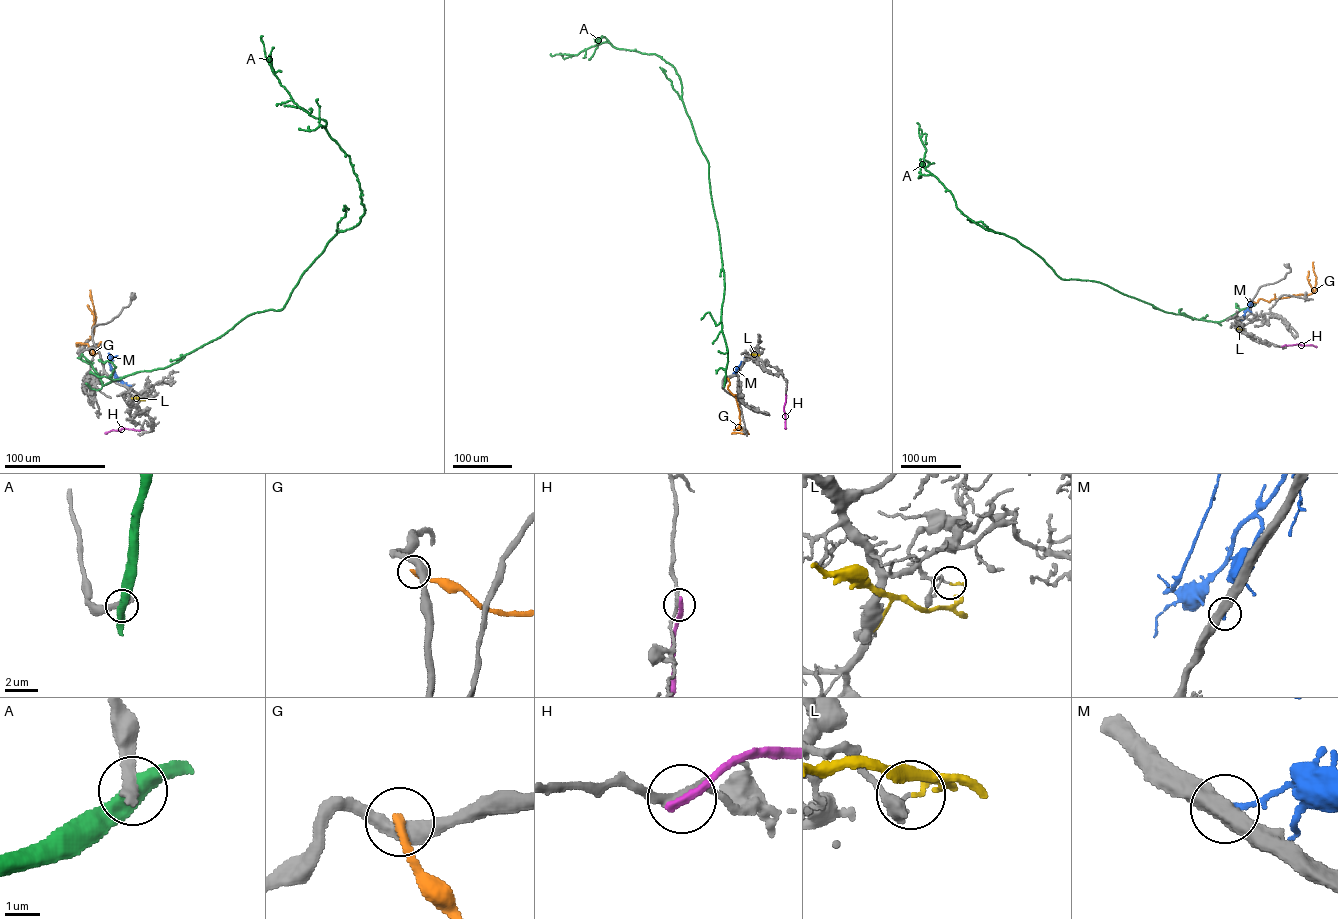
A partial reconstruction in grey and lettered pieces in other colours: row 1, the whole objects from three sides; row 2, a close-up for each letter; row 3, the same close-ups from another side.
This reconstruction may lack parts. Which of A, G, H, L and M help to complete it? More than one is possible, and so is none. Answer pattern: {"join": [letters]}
{"join": []}

